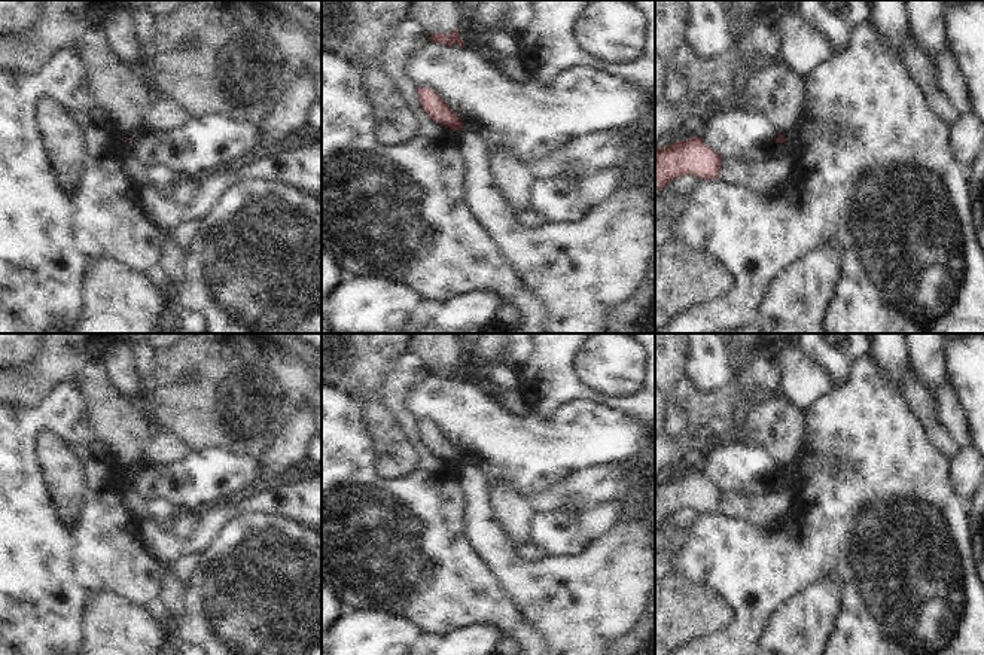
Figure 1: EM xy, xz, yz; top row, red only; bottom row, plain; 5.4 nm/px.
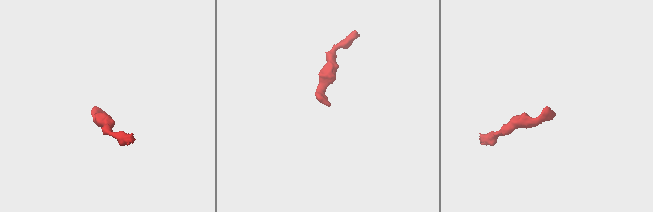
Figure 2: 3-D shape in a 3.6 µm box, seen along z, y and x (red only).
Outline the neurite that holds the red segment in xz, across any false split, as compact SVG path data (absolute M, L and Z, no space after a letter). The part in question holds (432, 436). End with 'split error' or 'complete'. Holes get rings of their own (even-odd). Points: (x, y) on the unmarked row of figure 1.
M417 421L418 433L424 445L436 456L460 466L464 463L463 456L448 441L442 430L432 421Z; complete

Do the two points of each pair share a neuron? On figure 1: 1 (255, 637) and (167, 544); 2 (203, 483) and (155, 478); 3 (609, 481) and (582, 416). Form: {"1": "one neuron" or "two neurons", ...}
{"1": "two neurons", "2": "one neuron", "3": "two neurons"}

